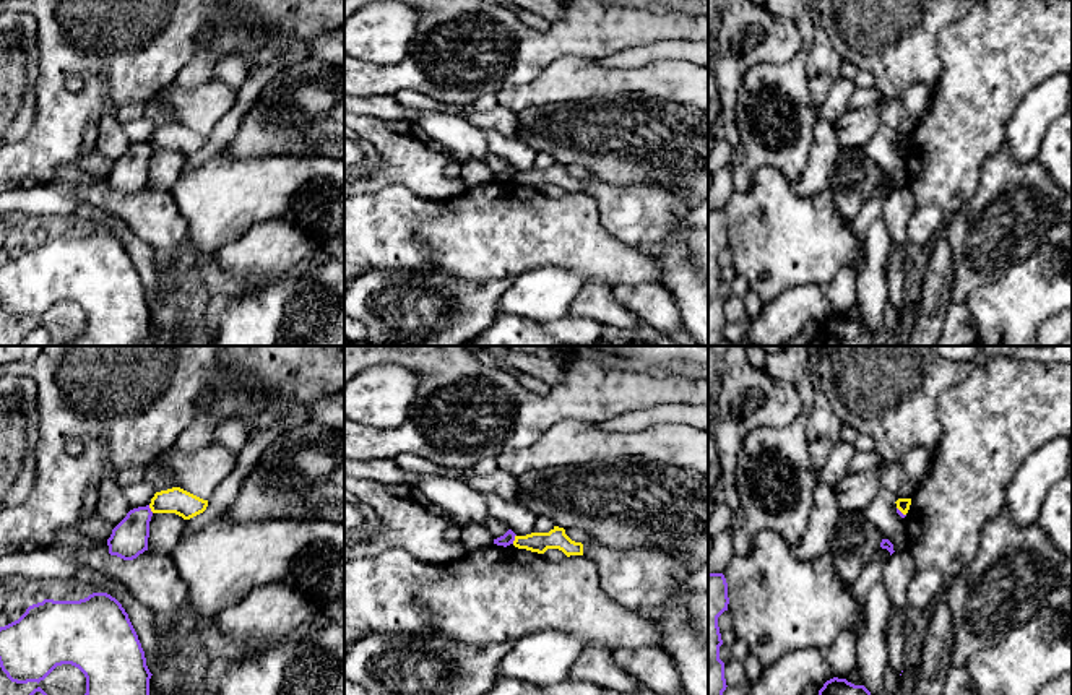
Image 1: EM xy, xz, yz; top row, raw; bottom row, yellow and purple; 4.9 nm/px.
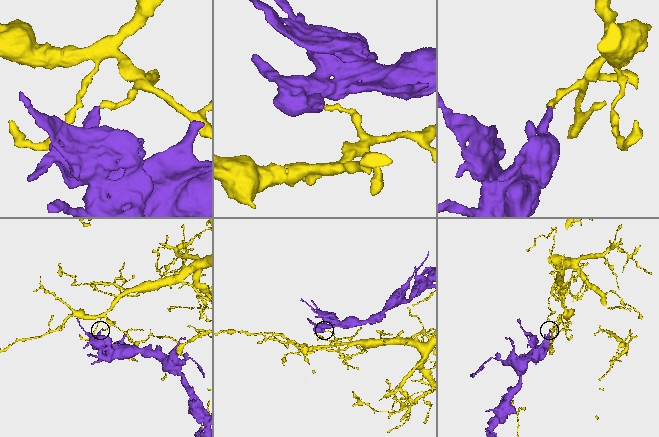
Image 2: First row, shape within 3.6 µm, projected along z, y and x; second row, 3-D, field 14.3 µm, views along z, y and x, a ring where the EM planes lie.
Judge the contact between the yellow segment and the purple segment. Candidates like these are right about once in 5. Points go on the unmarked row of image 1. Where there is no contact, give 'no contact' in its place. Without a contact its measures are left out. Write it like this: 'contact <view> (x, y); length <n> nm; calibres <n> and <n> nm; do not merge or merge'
contact xz (515, 176); length 50 nm; calibres 100 and 60 nm; do not merge

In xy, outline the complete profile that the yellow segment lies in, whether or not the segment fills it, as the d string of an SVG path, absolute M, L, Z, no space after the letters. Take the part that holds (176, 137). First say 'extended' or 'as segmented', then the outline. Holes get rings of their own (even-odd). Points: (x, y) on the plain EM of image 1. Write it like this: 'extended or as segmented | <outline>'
as segmented | M180 123L156 128L149 140L153 149L175 149L184 156L203 149L206 143L208 136L203 136Z

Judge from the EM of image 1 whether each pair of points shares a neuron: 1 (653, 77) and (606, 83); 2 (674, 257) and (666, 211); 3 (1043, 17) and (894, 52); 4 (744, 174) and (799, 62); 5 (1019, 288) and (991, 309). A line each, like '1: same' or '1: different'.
1: same
2: same
3: different
4: same
5: same

